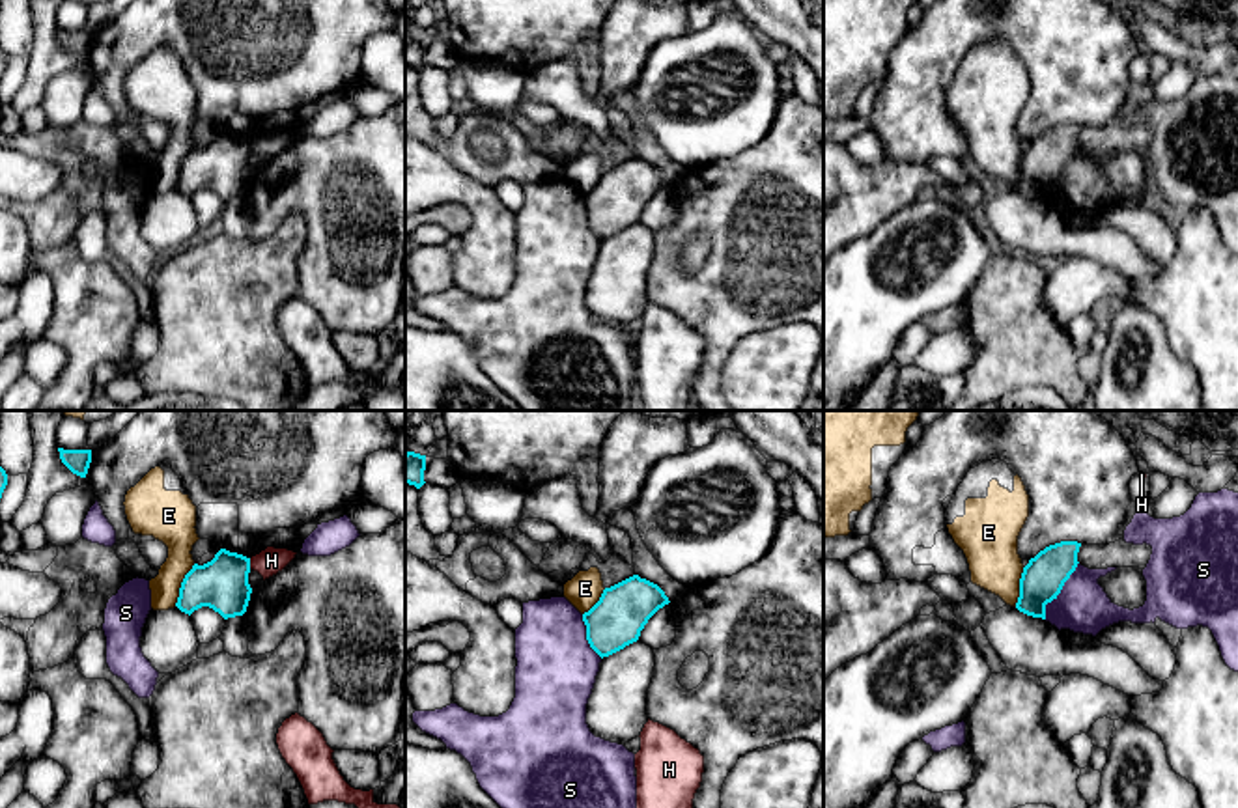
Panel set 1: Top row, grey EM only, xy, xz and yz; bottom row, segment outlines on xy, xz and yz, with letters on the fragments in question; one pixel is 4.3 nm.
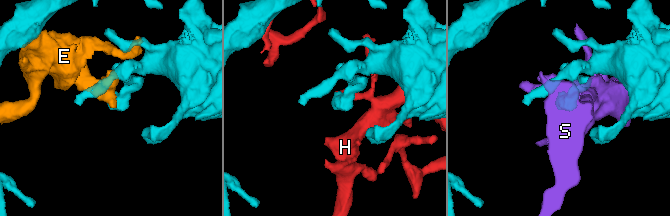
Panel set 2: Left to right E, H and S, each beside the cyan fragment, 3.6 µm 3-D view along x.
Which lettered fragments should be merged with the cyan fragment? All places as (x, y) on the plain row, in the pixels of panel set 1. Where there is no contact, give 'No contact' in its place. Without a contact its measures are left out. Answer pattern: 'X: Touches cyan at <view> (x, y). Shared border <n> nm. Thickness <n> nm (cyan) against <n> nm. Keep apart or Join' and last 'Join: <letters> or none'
E: Touches cyan at xy (182, 167). Shared border 200 nm. Thickness 220 nm (cyan) against 160 nm. Keep apart
H: Touches cyan at xy (249, 146). Shared border 50 nm. Thickness 220 nm (cyan) against 120 nm. Keep apart
S: Touches cyan at yz (1061, 170). Shared border 280 nm. Thickness 190 nm (cyan) against 220 nm. Keep apart
Join: none

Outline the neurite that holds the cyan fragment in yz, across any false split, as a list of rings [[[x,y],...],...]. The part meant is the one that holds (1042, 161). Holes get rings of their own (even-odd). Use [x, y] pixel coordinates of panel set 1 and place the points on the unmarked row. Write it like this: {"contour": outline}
{"contour": [[[1061,123],[1046,129],[1023,149],[1016,190],[1046,202],[1046,187],[1057,181],[1064,164],[1077,149],[1081,125]]]}

